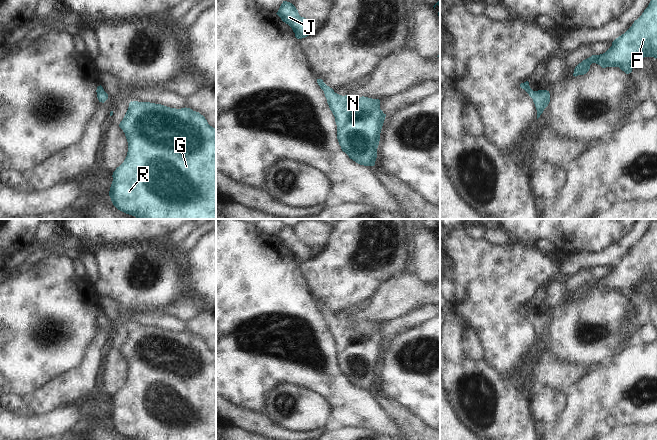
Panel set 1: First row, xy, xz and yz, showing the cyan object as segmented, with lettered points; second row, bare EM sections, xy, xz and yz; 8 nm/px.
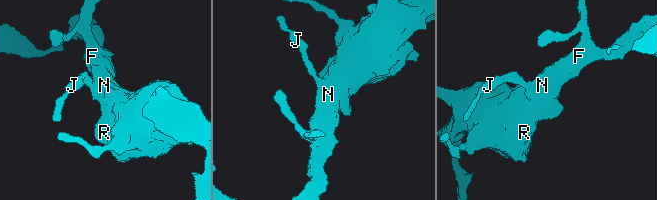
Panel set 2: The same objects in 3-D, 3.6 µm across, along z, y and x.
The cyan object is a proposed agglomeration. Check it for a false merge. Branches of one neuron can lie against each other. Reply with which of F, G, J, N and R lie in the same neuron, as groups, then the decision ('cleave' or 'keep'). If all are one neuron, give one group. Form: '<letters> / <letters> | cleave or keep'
F G J N R | keep

